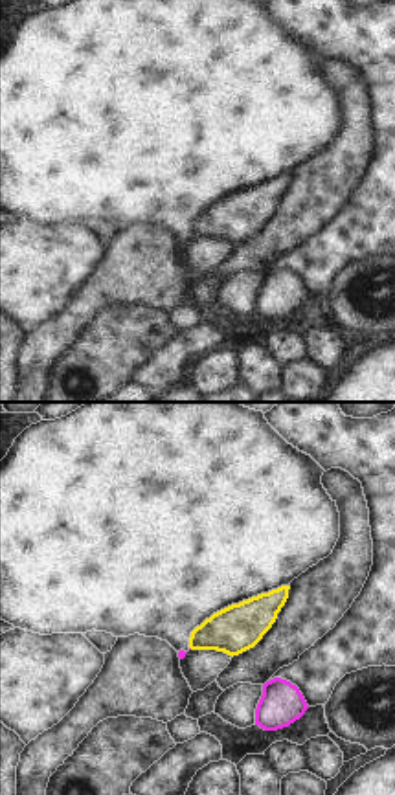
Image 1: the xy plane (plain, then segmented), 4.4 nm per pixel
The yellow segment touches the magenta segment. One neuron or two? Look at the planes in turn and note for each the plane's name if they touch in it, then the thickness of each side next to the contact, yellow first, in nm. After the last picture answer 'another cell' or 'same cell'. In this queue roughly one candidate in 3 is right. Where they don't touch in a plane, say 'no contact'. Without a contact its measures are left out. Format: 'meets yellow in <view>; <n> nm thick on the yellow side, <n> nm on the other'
no contact

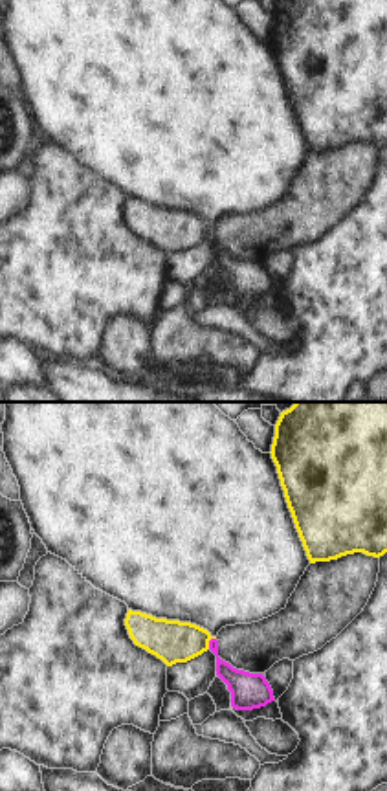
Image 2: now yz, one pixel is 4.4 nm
meets yellow in yz; 190 nm thick on the yellow side, 140 nm on the other

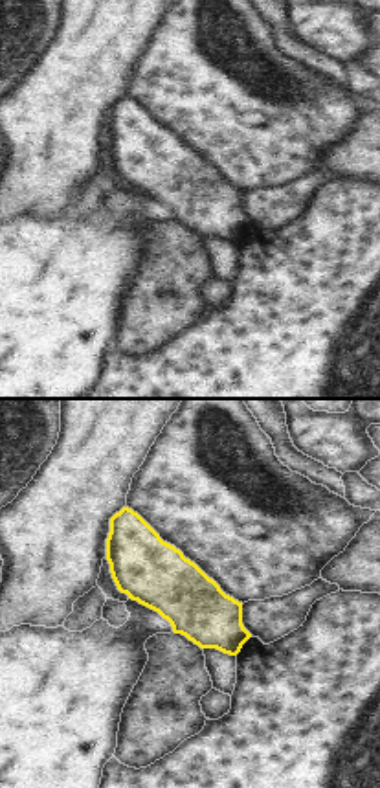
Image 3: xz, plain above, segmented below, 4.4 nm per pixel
no contact

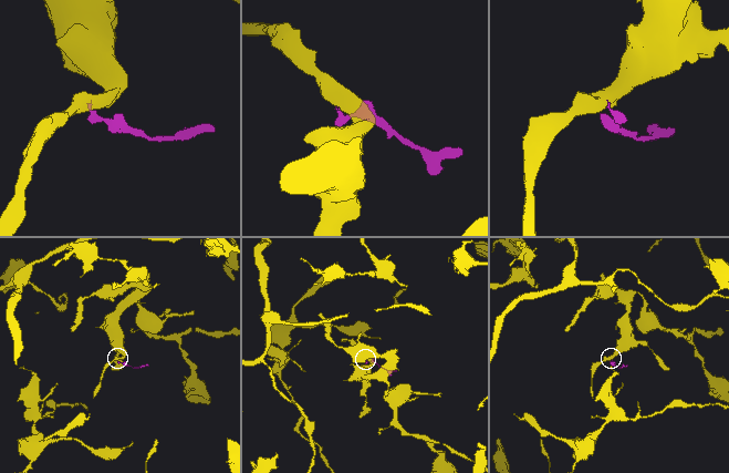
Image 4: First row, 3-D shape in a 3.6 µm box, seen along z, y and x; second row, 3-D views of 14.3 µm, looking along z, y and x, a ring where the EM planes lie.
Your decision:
another cell

